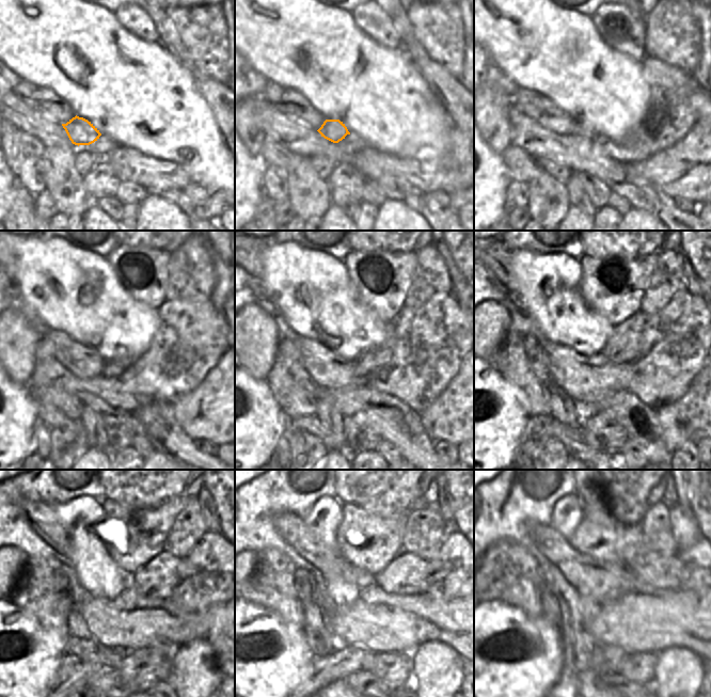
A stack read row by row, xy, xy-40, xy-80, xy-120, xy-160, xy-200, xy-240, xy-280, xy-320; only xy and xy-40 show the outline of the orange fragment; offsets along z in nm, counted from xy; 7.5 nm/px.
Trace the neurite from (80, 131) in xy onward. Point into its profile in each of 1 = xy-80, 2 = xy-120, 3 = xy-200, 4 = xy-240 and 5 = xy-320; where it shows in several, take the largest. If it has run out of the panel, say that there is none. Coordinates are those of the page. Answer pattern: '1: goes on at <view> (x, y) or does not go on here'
1: goes on at xy-80 (579, 131)
2: goes on at xy-120 (113, 368)
3: goes on at xy-200 (626, 345)
4: goes on at xy-240 (158, 579)
5: goes on at xy-320 (660, 575)

